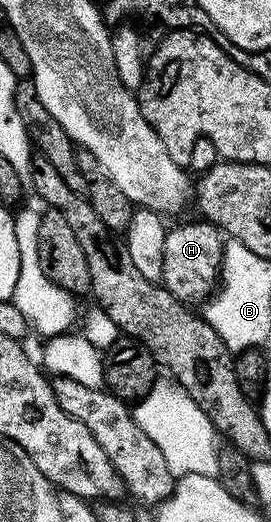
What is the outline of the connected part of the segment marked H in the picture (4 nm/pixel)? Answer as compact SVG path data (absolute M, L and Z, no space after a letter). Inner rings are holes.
M206 219L198 220L191 221L188 225L179 225L176 229L168 228L163 244L161 284L178 301L184 303L195 303L191 301L199 300L199 302L202 302L212 292L216 282L220 280L223 267L224 234L210 221ZM211 284L213 284L212 289Z

